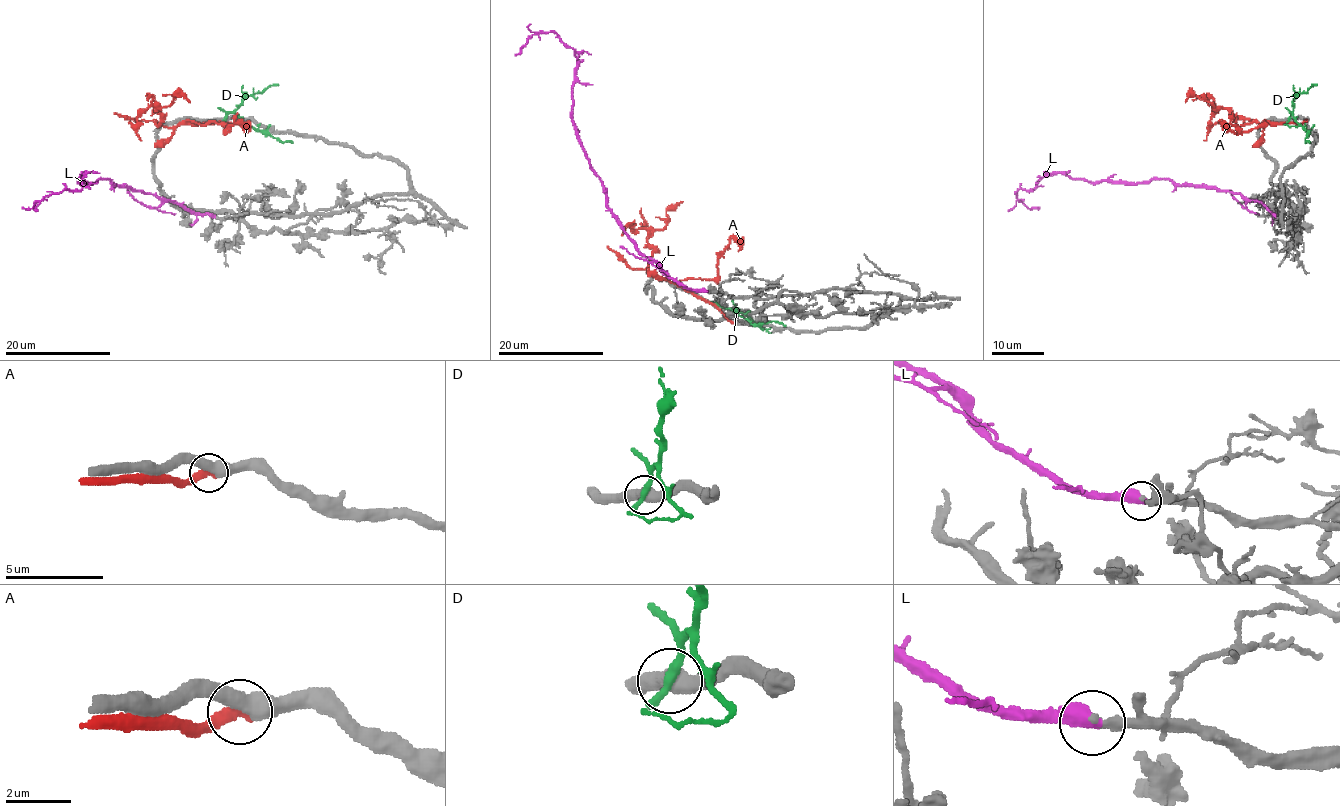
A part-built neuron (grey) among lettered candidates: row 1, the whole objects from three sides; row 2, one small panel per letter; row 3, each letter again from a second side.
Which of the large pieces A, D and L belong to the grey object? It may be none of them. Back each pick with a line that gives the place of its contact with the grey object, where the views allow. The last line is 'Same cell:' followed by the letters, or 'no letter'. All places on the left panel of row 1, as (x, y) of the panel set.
L: (213, 217)
Same cell: L

